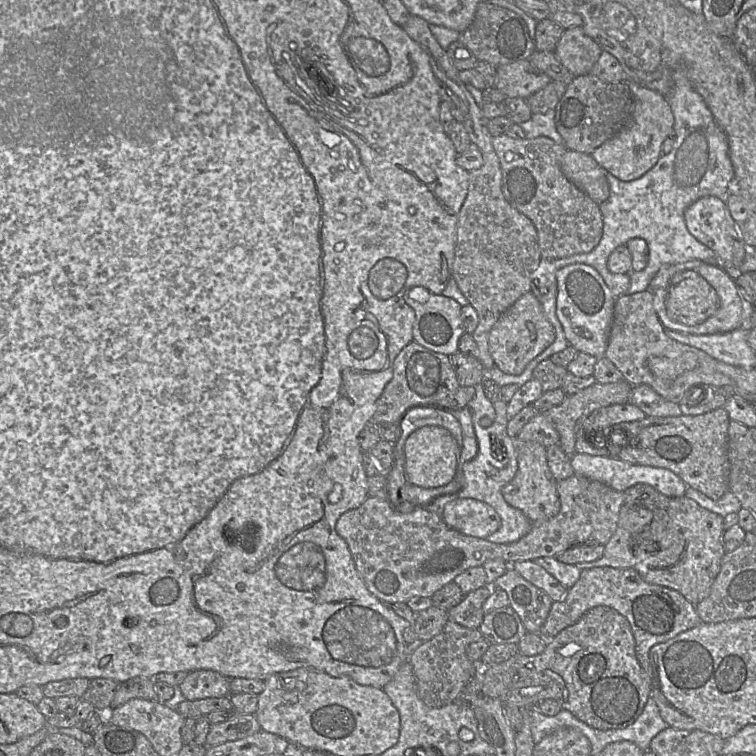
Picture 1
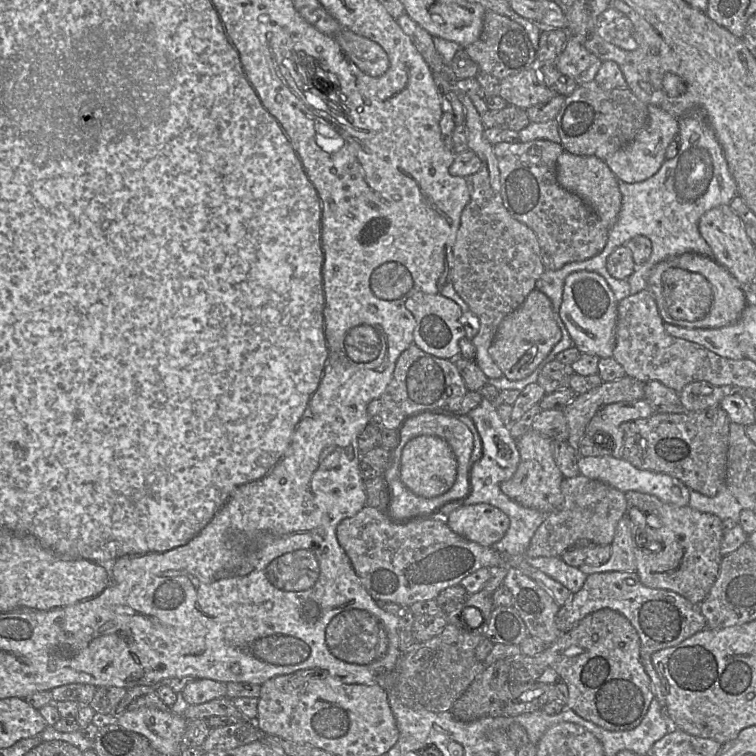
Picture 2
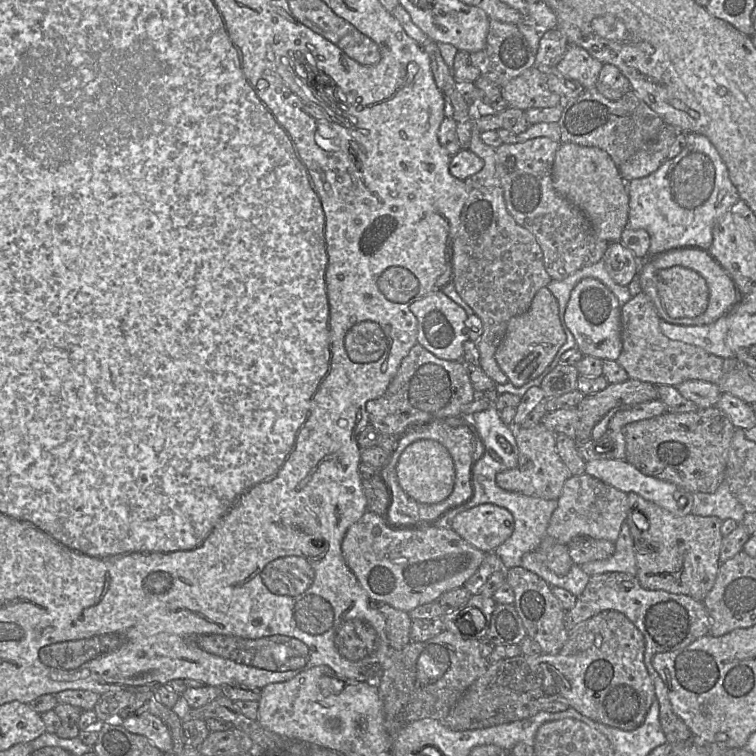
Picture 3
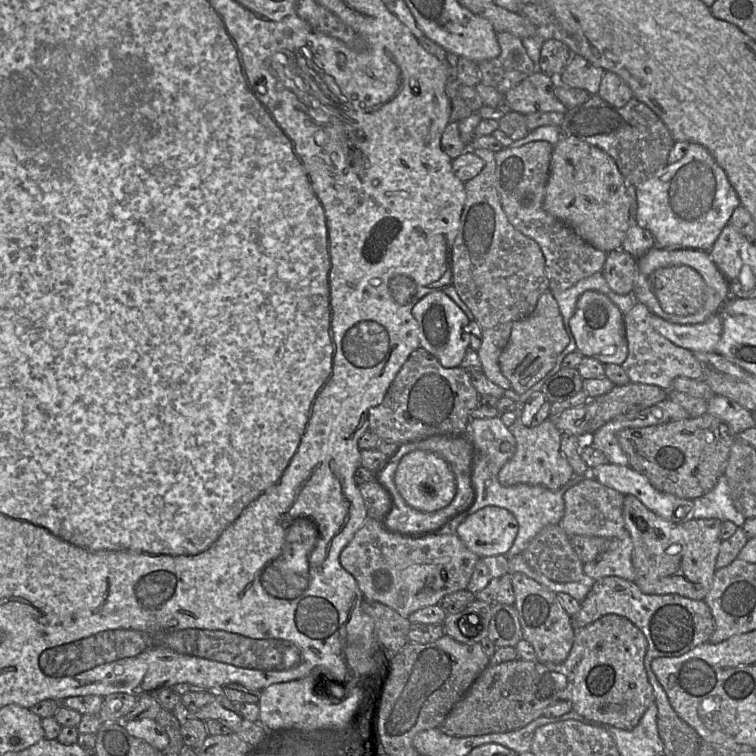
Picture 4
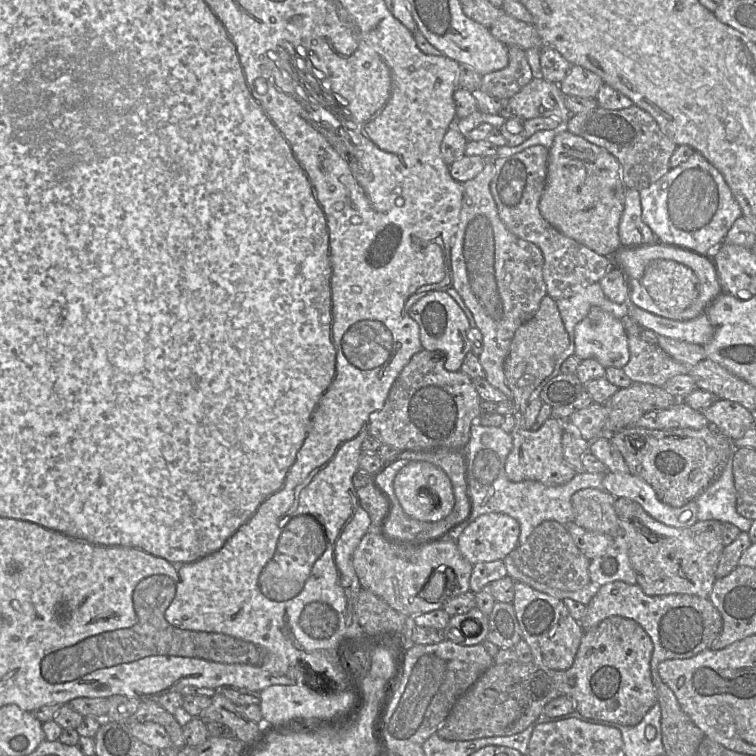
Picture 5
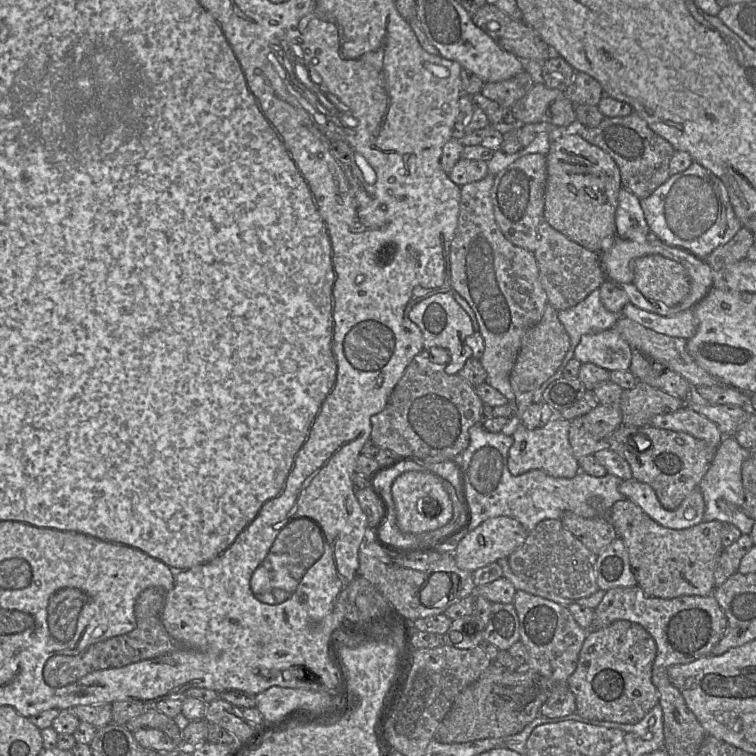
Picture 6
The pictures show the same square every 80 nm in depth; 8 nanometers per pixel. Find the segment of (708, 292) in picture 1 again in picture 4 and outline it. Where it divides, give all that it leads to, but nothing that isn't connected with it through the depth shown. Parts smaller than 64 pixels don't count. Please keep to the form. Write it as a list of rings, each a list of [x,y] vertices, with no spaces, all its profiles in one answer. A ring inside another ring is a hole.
[[[689,266],[659,268],[648,279],[661,308],[671,316],[692,315],[705,303],[706,284],[701,275]]]

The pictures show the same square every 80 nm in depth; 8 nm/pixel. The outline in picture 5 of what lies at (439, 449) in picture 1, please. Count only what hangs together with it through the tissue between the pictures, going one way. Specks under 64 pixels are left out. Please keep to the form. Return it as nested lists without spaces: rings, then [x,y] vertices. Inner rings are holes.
[[[410,461],[403,466],[393,480],[393,488],[403,511],[419,521],[445,520],[455,502],[450,478],[440,467],[427,461]]]

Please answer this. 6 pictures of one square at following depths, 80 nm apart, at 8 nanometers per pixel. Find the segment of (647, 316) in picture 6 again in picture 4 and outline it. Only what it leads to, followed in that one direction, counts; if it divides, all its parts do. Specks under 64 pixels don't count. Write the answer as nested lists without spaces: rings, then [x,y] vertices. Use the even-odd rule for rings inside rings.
[[[718,313],[699,324],[675,324],[656,315],[652,315],[650,323],[673,344],[693,352],[715,352],[723,332],[722,320]]]

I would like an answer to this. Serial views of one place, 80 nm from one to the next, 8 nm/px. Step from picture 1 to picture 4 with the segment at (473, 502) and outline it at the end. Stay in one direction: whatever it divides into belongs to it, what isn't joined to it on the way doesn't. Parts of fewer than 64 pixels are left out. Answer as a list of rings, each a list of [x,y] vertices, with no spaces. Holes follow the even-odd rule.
[[[486,506],[468,515],[456,534],[479,558],[505,555],[518,532],[518,522],[508,510]]]

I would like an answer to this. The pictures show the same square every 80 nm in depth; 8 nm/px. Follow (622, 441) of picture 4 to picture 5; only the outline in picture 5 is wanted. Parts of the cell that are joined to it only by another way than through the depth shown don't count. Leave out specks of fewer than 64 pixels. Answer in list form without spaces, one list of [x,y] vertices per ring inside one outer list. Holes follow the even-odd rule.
[[[710,424],[701,429],[648,429],[626,427],[610,436],[611,442],[622,454],[631,474],[641,478],[655,490],[660,501],[673,507],[682,507],[695,500],[723,471],[736,446],[734,441]]]

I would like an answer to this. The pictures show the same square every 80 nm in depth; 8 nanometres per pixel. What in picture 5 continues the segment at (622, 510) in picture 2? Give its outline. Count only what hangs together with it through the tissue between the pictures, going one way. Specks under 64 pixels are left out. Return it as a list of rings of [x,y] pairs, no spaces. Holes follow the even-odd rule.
[[[584,488],[571,497],[574,523],[578,526],[606,535],[620,533],[620,525],[615,512],[615,501],[605,489]]]

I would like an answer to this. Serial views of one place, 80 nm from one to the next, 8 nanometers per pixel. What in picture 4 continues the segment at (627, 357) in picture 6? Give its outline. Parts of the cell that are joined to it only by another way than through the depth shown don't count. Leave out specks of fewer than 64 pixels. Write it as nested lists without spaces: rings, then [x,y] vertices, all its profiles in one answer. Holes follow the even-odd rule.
[[[593,290],[585,291],[579,297],[569,322],[576,350],[584,357],[595,358],[602,364],[621,365],[628,355],[623,317],[619,308],[606,295]]]

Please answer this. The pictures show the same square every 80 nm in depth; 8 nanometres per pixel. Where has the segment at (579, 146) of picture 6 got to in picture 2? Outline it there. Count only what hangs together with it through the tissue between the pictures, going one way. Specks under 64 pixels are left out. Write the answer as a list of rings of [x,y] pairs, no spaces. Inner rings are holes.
[[[563,151],[557,158],[556,179],[562,188],[586,202],[608,230],[615,224],[621,210],[622,195],[618,179],[604,160],[594,155],[576,155]]]

